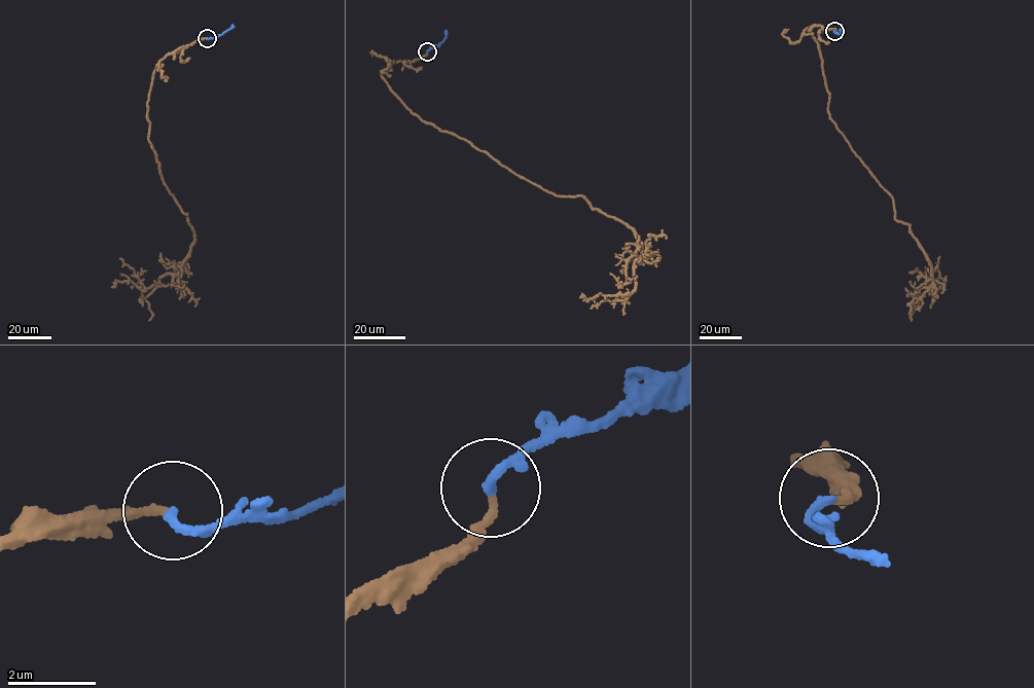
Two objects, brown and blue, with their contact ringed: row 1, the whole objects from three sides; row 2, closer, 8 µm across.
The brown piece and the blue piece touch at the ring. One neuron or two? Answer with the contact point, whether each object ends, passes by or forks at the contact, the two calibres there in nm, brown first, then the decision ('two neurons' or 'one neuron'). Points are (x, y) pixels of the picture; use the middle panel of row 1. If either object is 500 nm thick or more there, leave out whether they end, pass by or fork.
(427, 51) | brown ends | blue ends | 170/200 nm | one neuron

